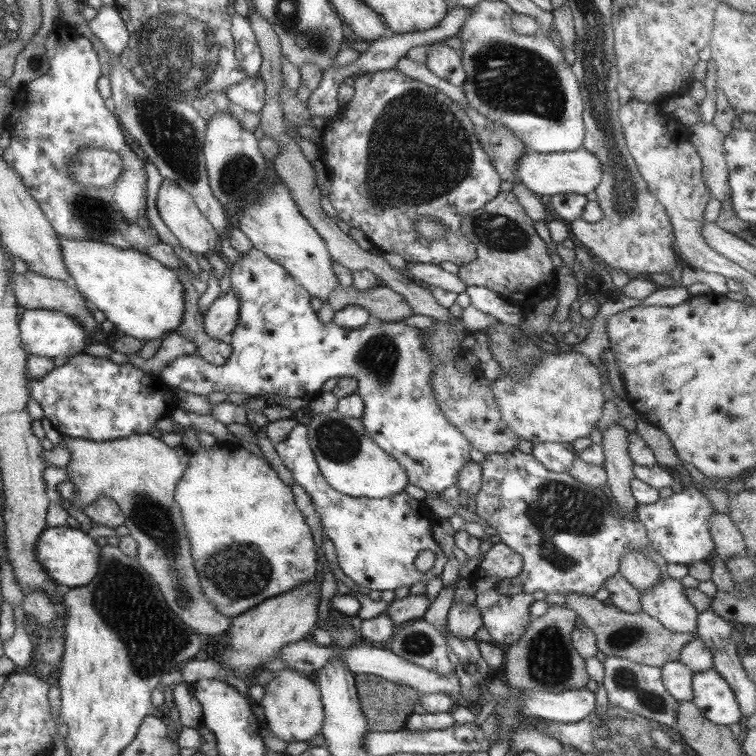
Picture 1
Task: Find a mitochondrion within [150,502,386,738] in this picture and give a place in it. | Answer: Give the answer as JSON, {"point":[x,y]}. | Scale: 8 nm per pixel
{"point":[238,570]}

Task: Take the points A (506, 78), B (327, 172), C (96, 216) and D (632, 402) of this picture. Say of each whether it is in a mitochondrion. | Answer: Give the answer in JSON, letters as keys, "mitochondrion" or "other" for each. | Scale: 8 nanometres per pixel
{"A":"mitochondrion","B":"other","C":"mitochondrion","D":"other"}

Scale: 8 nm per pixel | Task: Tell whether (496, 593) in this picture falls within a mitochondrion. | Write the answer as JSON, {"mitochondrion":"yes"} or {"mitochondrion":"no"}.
{"mitochondrion":"no"}

